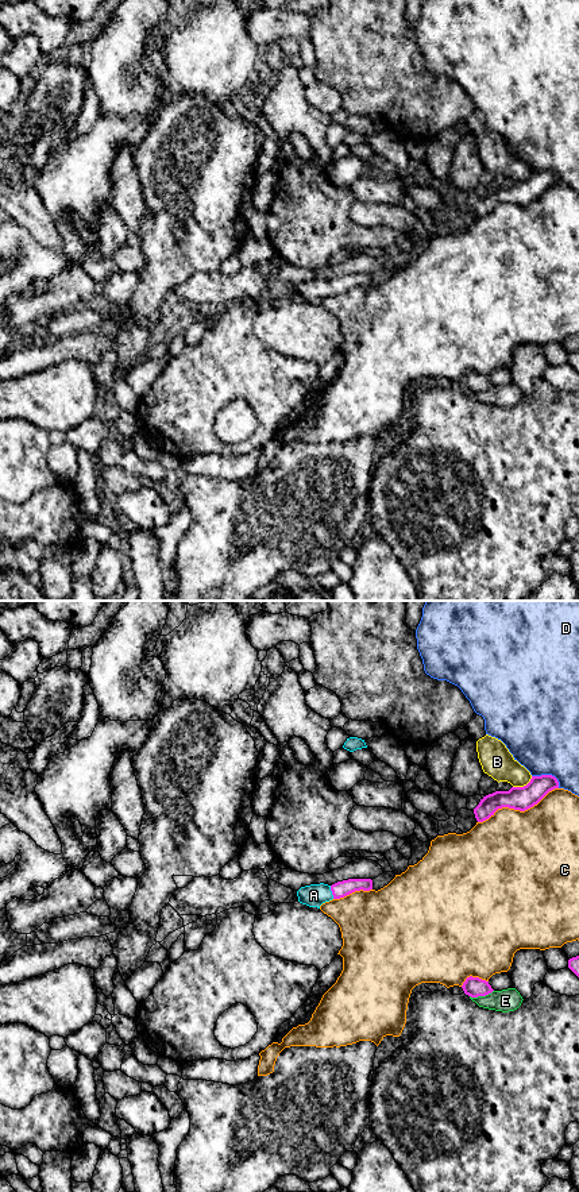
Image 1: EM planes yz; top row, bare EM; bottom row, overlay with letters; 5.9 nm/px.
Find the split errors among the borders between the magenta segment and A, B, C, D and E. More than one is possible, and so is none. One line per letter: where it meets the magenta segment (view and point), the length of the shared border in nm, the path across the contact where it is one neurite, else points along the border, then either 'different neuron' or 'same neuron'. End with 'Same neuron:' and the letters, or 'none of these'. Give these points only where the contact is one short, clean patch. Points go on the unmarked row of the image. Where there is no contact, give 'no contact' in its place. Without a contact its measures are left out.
A: yz (332, 288) | 80 nm | across yz (339, 285), (332, 288), (313, 290) | same neuron
B: yz (524, 181) | 140 nm | along yz (532, 172), (525, 180), (513, 182) | different neuron
C: yz (517, 204) | 500 nm | different neuron
D: yz (548, 170) | 180 nm | different neuron
E: yz (481, 390) | 150 nm | different neuron
Same neuron: A

